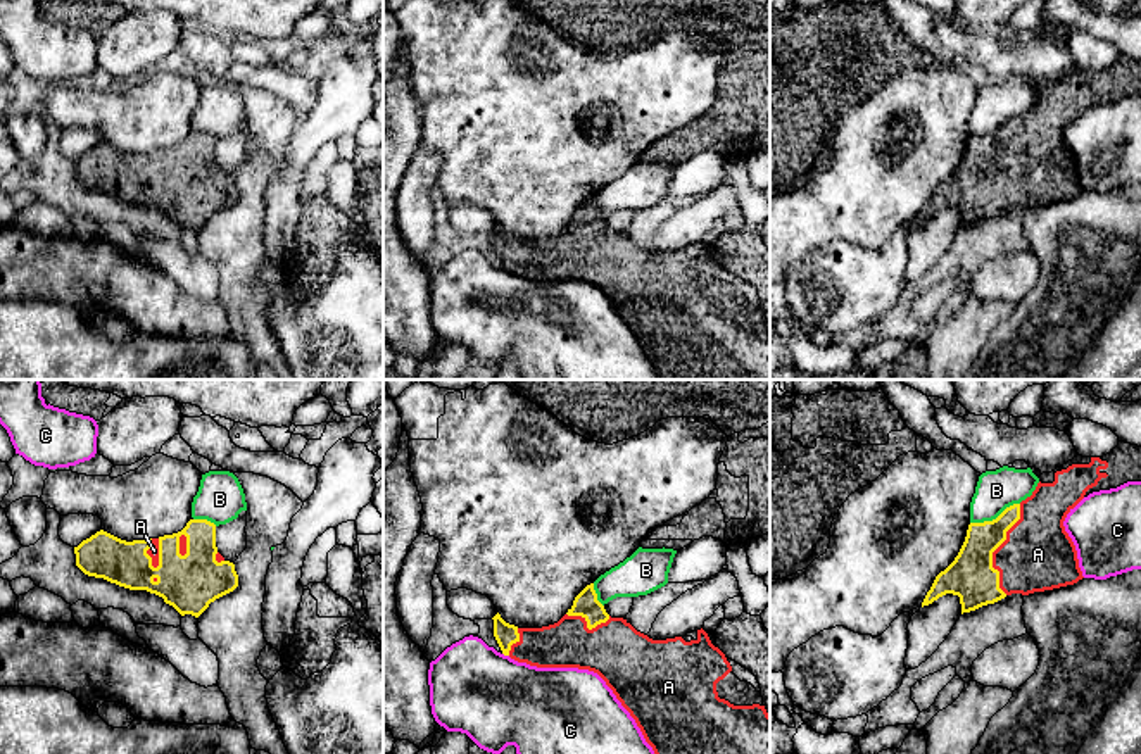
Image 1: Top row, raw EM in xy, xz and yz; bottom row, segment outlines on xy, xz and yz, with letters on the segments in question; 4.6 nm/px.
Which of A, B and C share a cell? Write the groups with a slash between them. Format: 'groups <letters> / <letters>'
groups A / B / C

